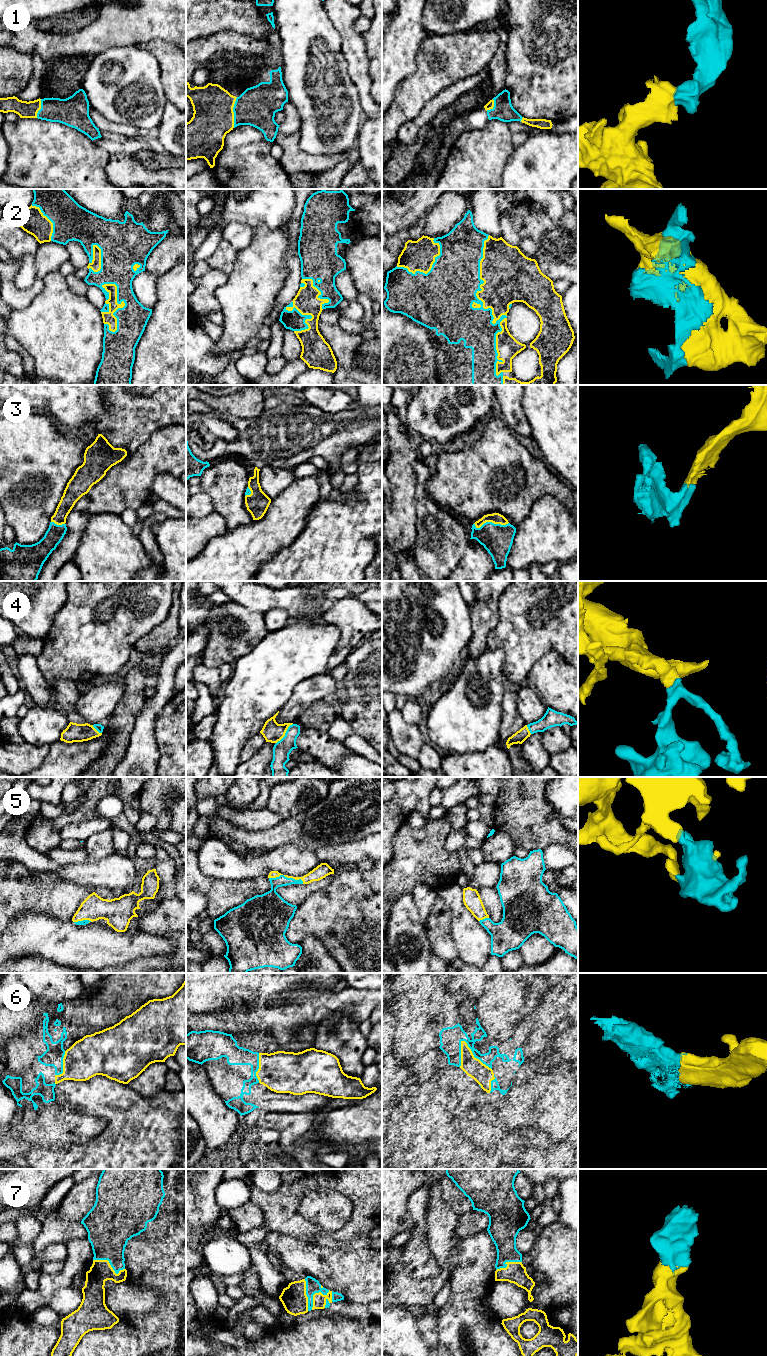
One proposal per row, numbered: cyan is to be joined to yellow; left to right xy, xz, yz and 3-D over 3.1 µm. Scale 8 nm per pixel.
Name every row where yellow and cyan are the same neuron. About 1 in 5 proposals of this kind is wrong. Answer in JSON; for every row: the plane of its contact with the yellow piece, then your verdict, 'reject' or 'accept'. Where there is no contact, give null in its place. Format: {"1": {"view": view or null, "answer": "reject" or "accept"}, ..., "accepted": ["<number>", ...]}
{"1": {"view": "xz", "answer": "accept"}, "2": {"view": "yz", "answer": "accept"}, "3": {"view": "yz", "answer": "accept"}, "4": {"view": "xz", "answer": "accept"}, "5": {"view": "xz", "answer": "accept"}, "6": {"view": "yz", "answer": "accept"}, "7": {"view": "xy", "answer": "accept"}, "accepted": ["1", "2", "3", "4", "5", "6", "7"]}

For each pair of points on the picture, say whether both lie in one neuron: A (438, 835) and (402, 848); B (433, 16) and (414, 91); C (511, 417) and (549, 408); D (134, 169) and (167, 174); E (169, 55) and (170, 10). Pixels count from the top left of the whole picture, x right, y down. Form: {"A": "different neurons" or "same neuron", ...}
{"A": "same neuron", "B": "different neurons", "C": "different neurons", "D": "same neuron", "E": "different neurons"}

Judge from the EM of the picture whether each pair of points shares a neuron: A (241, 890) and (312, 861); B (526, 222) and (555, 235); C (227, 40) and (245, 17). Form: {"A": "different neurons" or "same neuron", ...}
{"A": "different neurons", "B": "same neuron", "C": "different neurons"}

